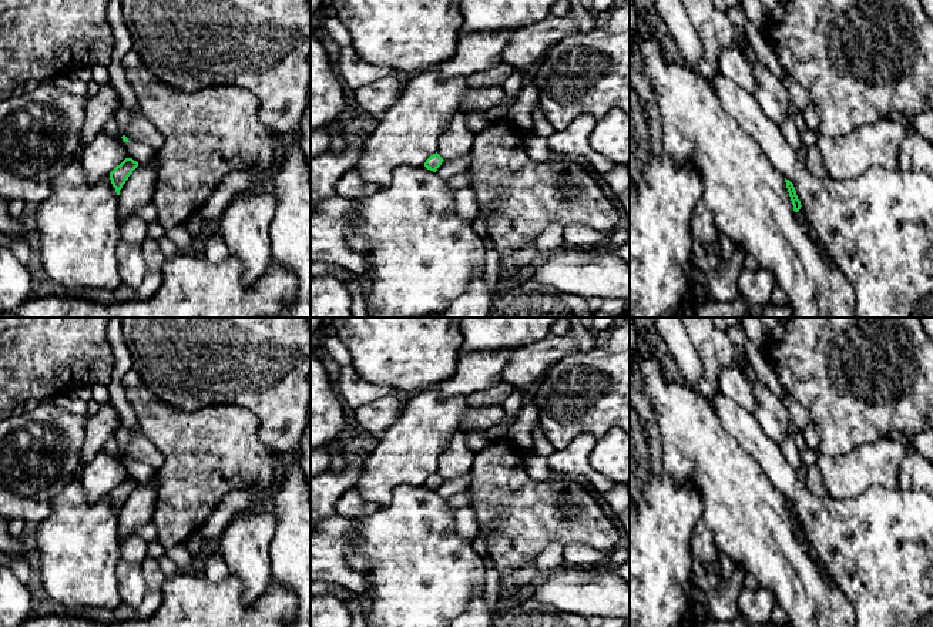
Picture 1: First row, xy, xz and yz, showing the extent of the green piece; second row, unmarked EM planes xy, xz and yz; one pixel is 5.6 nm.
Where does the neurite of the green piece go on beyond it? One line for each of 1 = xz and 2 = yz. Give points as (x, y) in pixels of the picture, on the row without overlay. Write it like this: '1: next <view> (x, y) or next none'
1: next none
2: next yz (801, 533)

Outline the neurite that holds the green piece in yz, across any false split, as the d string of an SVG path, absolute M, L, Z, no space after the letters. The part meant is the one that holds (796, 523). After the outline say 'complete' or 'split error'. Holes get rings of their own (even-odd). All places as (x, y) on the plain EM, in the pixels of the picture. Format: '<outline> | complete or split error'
M785 497L785 502L786 502L786 507L788 507L788 512L789 512L789 516L791 516L791 520L792 520L792 524L793 524L793 530L798 533L798 537L803 542L803 543L808 543L808 537L806 537L806 533L801 524L801 520L798 519L798 514L796 514L796 510L795 510L795 506L793 503Z | split error

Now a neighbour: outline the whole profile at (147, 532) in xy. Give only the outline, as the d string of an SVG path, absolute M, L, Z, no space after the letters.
M148 522L142 526L140 526L135 530L135 536L144 539L147 543L152 540L158 540L158 532L155 529L155 524L152 522Z

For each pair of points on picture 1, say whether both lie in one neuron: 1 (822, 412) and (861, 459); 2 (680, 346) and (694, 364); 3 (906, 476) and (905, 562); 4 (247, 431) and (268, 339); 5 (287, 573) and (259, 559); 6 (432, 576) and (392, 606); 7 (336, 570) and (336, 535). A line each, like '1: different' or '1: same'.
1: different
2: same
3: different
4: different
5: different
6: same
7: same

